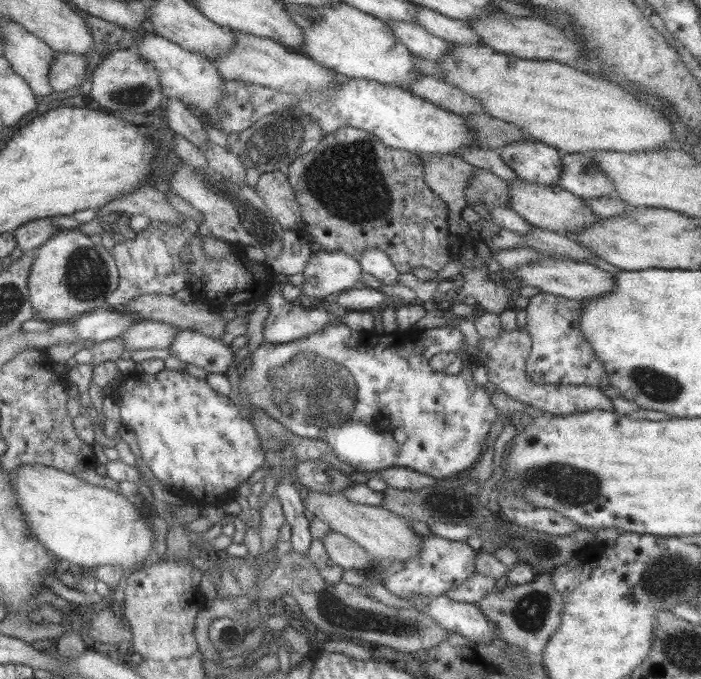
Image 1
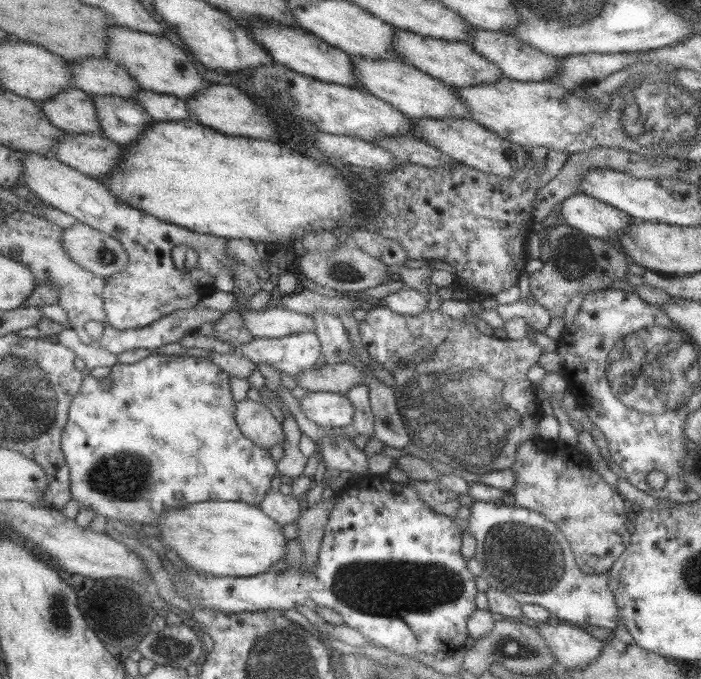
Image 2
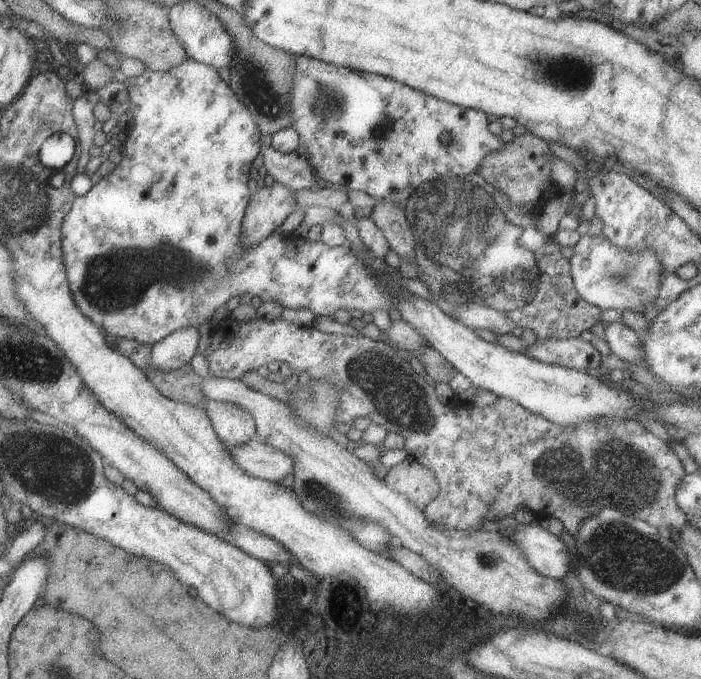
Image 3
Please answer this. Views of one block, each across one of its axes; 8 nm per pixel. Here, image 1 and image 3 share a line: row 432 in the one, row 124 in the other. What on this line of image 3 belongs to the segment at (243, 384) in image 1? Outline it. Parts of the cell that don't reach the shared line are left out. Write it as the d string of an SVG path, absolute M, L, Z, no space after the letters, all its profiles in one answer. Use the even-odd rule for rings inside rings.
M299 56L295 62L291 116L295 132L299 134L301 154L305 154L315 174L327 182L339 184L347 190L363 190L375 202L405 204L405 200L425 182L469 176L479 168L479 162L489 152L501 150L503 142L487 130L485 112L467 110L449 104L421 90L413 90L397 80L339 68L323 60Z

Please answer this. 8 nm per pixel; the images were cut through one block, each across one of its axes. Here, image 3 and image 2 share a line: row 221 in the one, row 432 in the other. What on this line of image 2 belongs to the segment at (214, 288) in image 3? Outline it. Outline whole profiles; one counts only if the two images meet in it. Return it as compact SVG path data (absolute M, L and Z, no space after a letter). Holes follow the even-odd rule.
M151 354L135 364L115 364L111 366L109 378L113 380L109 390L101 390L101 380L97 378L83 378L81 390L75 394L73 402L69 404L69 418L61 434L61 450L69 466L69 476L71 476L71 498L81 502L81 510L85 506L91 506L97 516L105 516L107 520L119 520L121 524L129 522L139 522L149 526L159 514L173 510L175 506L185 506L185 504L203 504L203 502L241 502L241 504L251 504L259 506L263 498L269 494L269 482L277 476L275 462L269 456L269 450L253 444L247 436L241 434L241 428L235 422L235 400L231 396L229 388L229 378L225 372L221 372L215 364L209 362L209 358L193 358L193 356L165 356L165 354Z

